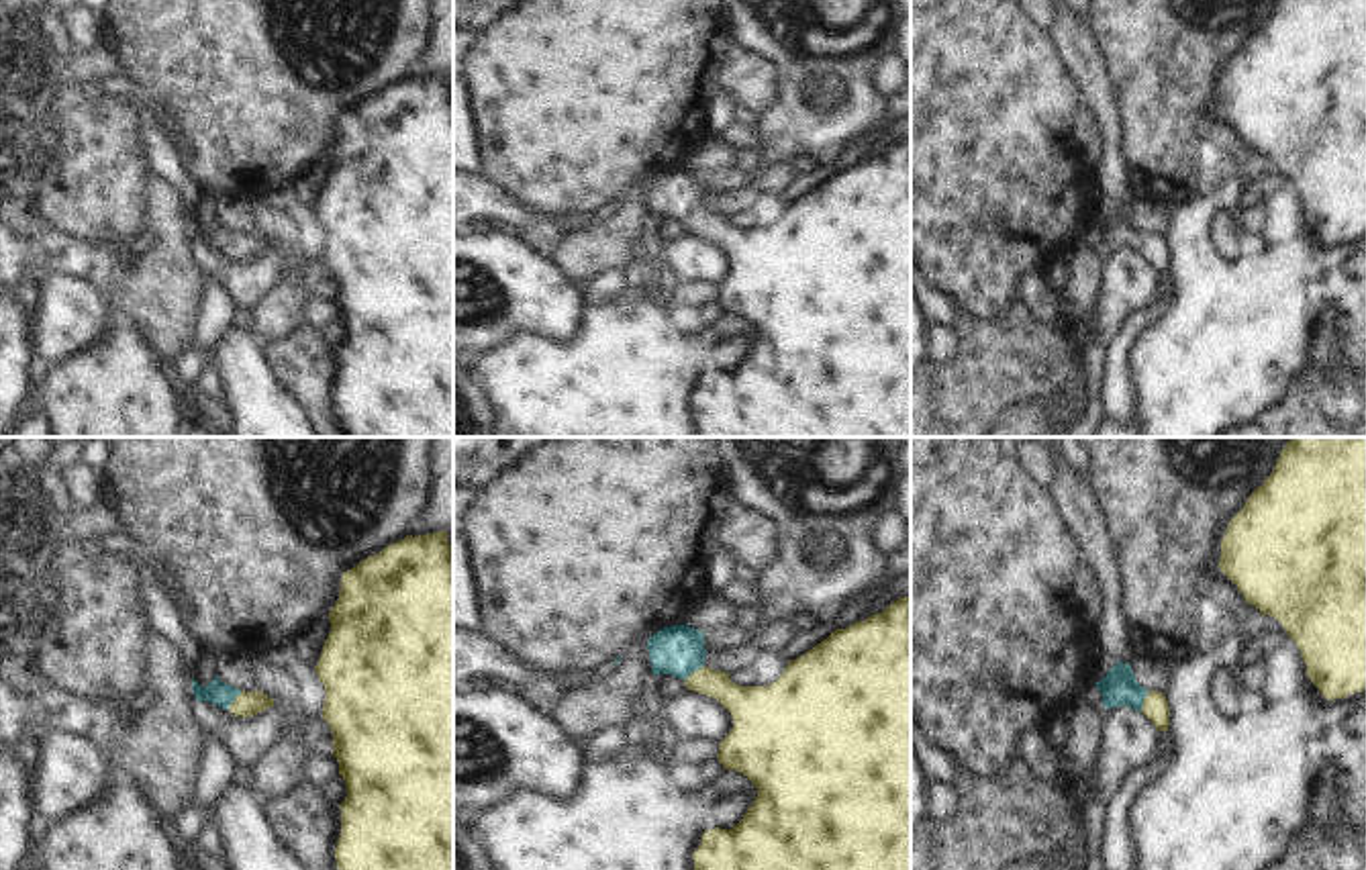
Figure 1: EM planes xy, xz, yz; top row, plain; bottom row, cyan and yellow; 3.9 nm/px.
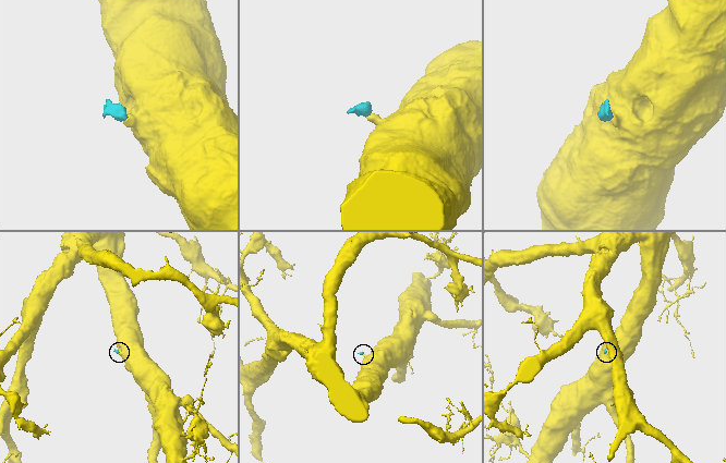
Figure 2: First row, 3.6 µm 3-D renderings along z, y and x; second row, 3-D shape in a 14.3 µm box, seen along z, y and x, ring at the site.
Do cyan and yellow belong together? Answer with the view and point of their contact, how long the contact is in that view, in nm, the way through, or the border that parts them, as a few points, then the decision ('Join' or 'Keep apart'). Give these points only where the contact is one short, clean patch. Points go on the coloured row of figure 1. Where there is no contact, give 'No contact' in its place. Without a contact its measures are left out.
Touches cyan at xy (233, 699). Shared border 90 nm. Path across: xy (217, 693), (233, 699), (248, 703). Join

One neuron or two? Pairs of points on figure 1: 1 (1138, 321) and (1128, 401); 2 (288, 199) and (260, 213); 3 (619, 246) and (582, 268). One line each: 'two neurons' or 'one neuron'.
1: one neuron
2: two neurons
3: one neuron

